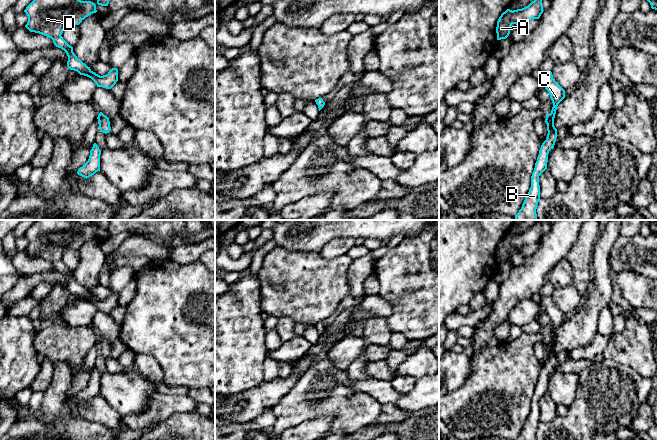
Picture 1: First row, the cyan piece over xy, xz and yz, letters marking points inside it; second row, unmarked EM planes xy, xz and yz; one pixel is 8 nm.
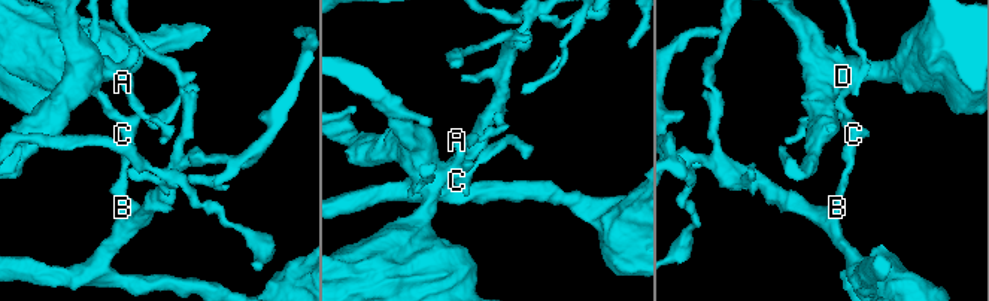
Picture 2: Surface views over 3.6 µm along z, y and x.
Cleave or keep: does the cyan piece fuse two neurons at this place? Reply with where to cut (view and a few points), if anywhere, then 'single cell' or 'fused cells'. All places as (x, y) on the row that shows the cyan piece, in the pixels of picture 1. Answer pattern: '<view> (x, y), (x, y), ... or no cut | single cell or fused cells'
yz (553, 145), (548, 150), (541, 147) | fused cells

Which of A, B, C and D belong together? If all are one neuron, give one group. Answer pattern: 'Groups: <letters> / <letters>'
Groups: A C D / B

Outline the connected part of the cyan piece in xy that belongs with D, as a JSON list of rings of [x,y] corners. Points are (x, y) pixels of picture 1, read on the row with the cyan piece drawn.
[[[33,0],[24,10],[28,16],[25,27],[30,32],[47,36],[56,47],[64,50],[68,56],[67,67],[80,75],[91,78],[97,87],[111,89],[118,81],[118,69],[112,68],[106,75],[100,76],[83,63],[61,36],[63,30],[71,24],[79,25],[86,17],[96,13],[96,5],[81,0]]]

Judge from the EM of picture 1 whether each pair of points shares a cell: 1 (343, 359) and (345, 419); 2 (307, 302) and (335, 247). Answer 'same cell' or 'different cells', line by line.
1: different cells
2: different cells

